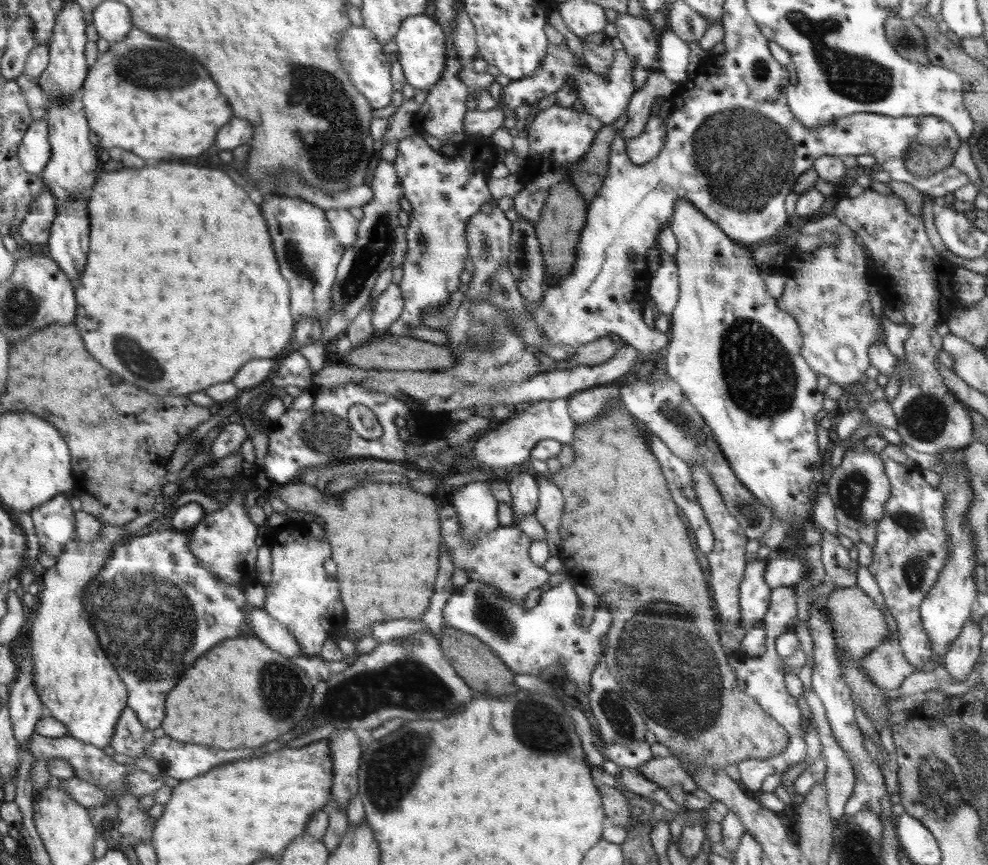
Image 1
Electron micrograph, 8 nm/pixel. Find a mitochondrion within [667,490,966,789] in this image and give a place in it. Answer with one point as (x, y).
(915, 567)

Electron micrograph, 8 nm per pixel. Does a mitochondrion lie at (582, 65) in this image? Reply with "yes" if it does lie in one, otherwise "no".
no

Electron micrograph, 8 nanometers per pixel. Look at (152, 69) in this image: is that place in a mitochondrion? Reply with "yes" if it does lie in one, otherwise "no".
yes

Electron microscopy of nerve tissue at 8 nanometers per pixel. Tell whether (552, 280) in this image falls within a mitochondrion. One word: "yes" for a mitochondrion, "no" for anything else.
no

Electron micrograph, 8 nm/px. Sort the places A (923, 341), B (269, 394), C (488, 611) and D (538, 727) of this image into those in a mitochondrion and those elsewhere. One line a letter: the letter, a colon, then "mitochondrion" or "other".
A: other
B: other
C: mitochondrion
D: mitochondrion

